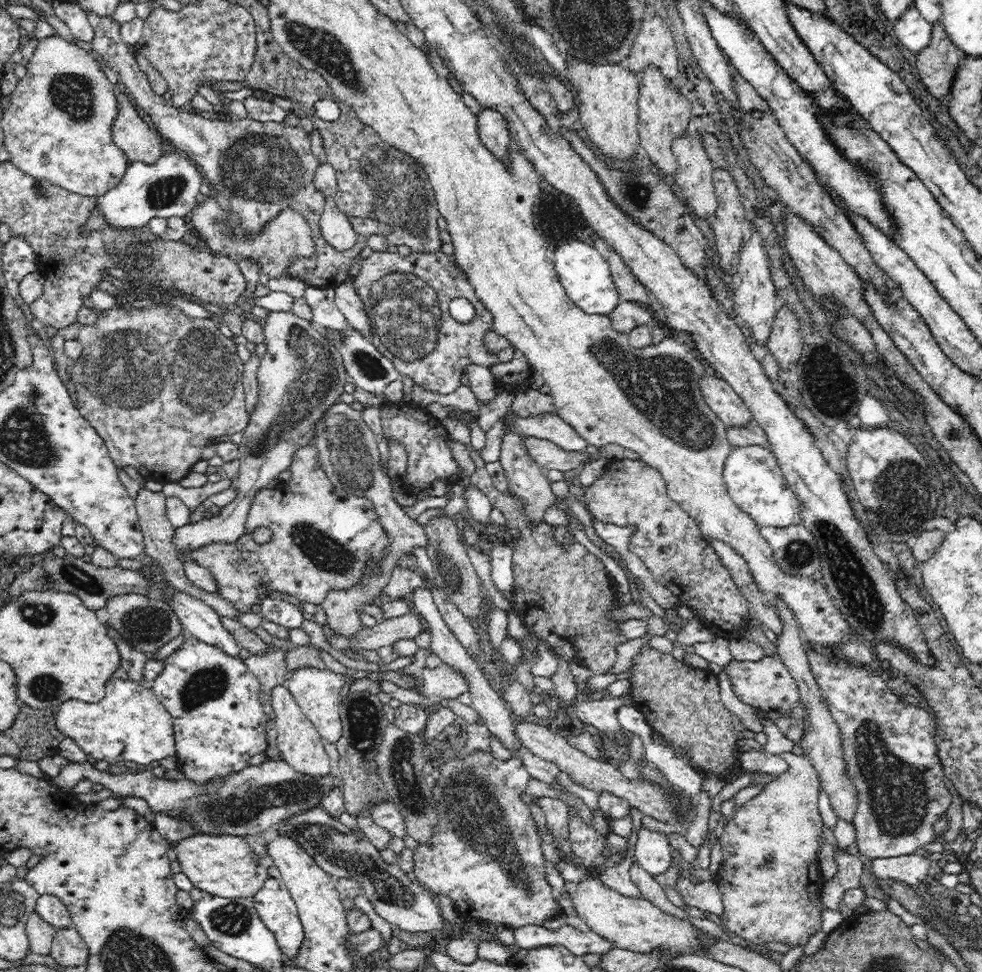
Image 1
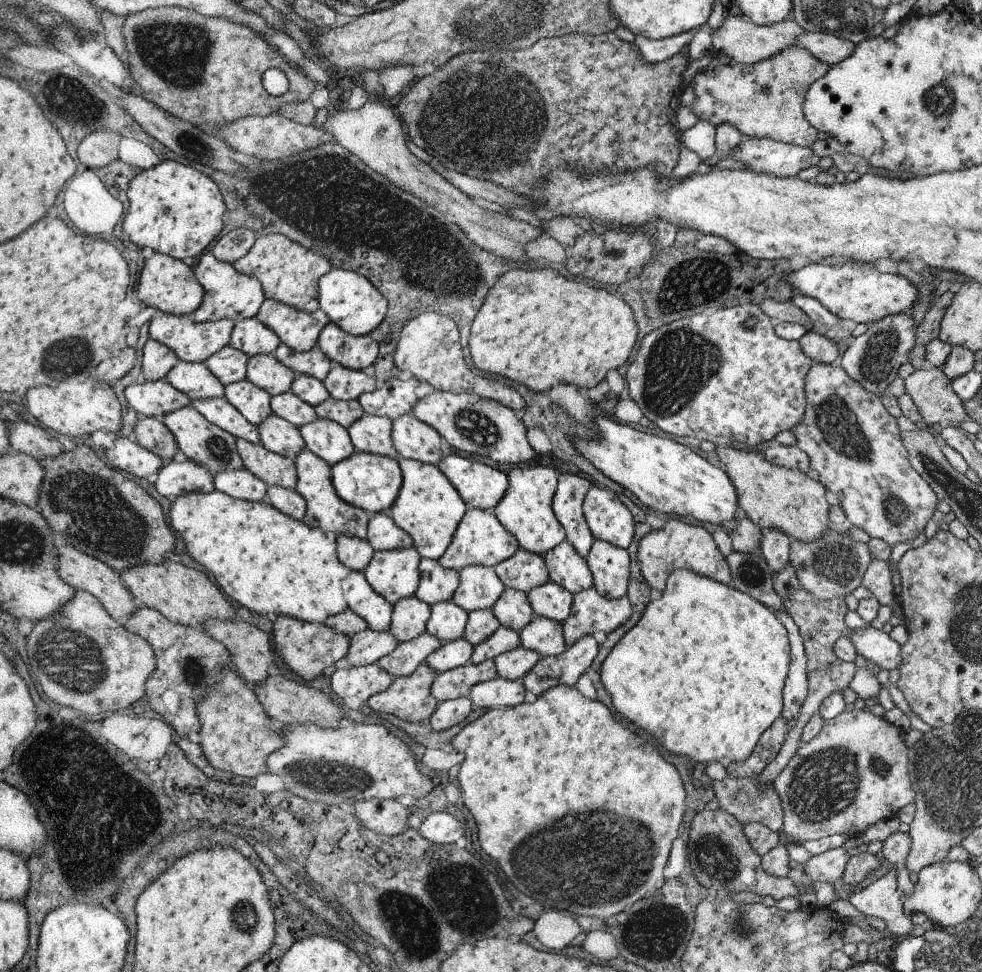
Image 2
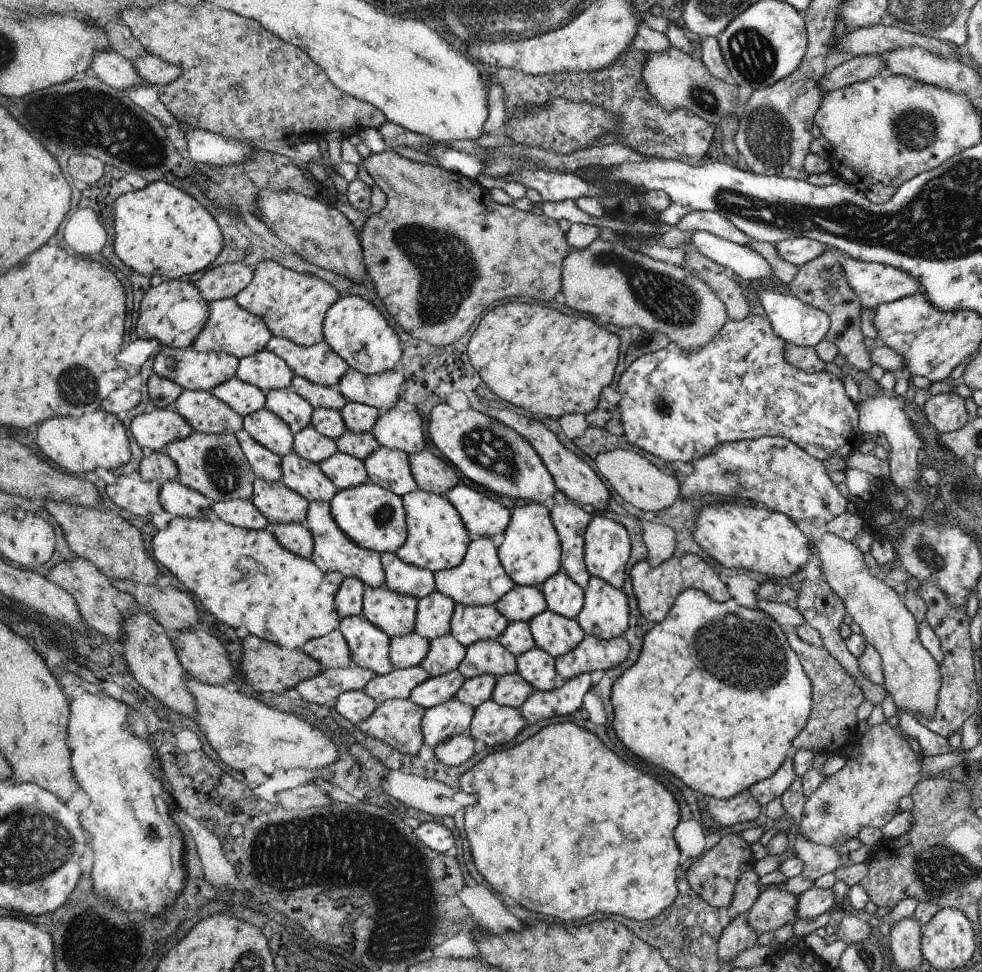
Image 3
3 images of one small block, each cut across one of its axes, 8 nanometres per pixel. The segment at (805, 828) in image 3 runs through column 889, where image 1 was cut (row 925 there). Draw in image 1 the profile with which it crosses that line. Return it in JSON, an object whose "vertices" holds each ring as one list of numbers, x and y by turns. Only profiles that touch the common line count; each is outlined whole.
{"vertices":[[784,752,784,754,780,754,780,756,788,762,786,772,782,772,782,774,778,776,778,780,766,784,762,794,758,794,756,798,744,802,744,804,736,810,736,814,732,816,730,824,724,828,724,834,720,836,720,844,722,844,722,850,724,850,726,860,724,860,722,872,716,876,716,882,718,882,718,886,720,886,722,902,724,902,724,910,726,910,726,912,724,912,724,924,726,924,732,932,740,934,746,942,752,942,754,946,758,946,758,944,766,946,768,942,782,942,782,944,788,944,788,946,792,948,792,946,796,946,796,944,802,944,802,946,804,946,804,944,808,942,808,938,810,938,816,930,820,930,820,912,824,910,820,892,822,892,826,880,822,878,820,868,818,868,818,848,820,848,820,844,824,842,824,838,822,838,822,818,820,818,820,812,818,812,818,794,822,792,822,784,820,784,820,776,818,776,818,772,816,772,816,768,812,766,812,762,810,762,808,756,798,756,798,754,792,754,792,752]]}

